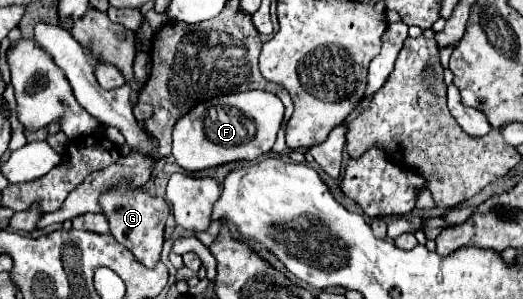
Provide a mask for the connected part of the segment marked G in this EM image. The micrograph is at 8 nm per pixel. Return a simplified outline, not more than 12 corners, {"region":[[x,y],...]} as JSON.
{"region":[[141,189],[99,199],[111,235],[143,265],[161,257],[169,205]]}

